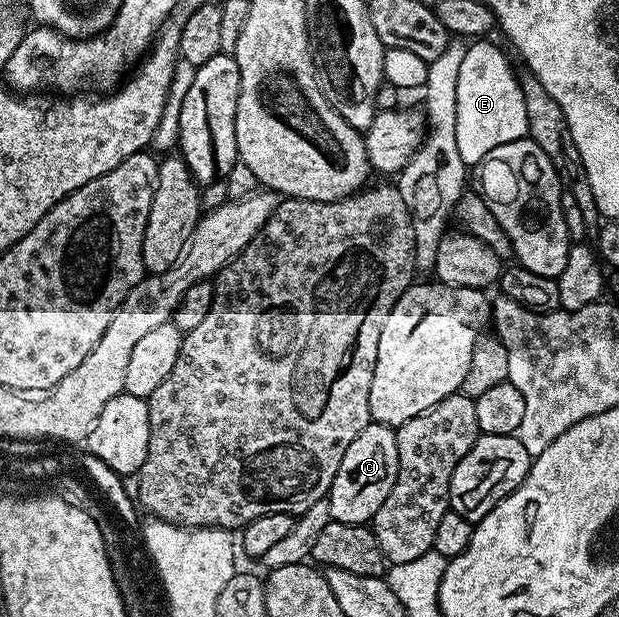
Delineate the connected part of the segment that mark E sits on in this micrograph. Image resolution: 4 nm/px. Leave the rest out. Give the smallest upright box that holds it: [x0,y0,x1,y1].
[456,40,529,168]

